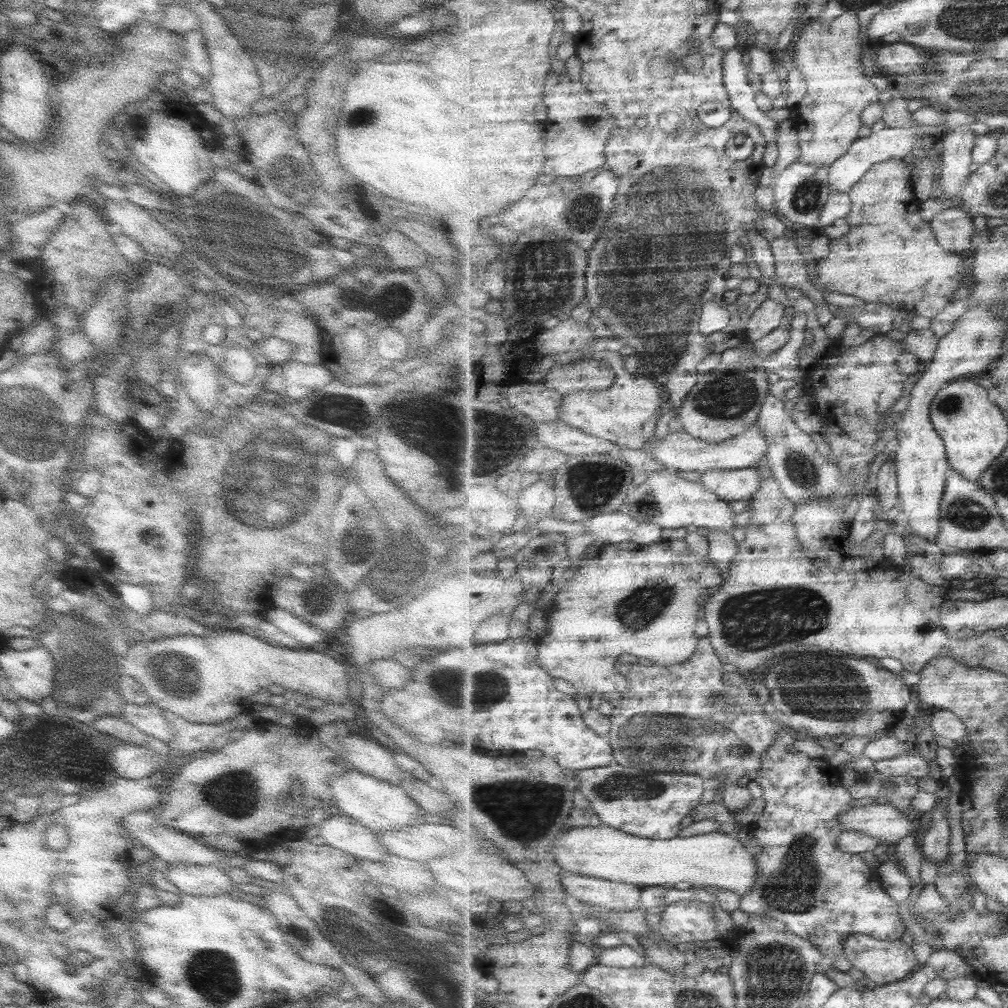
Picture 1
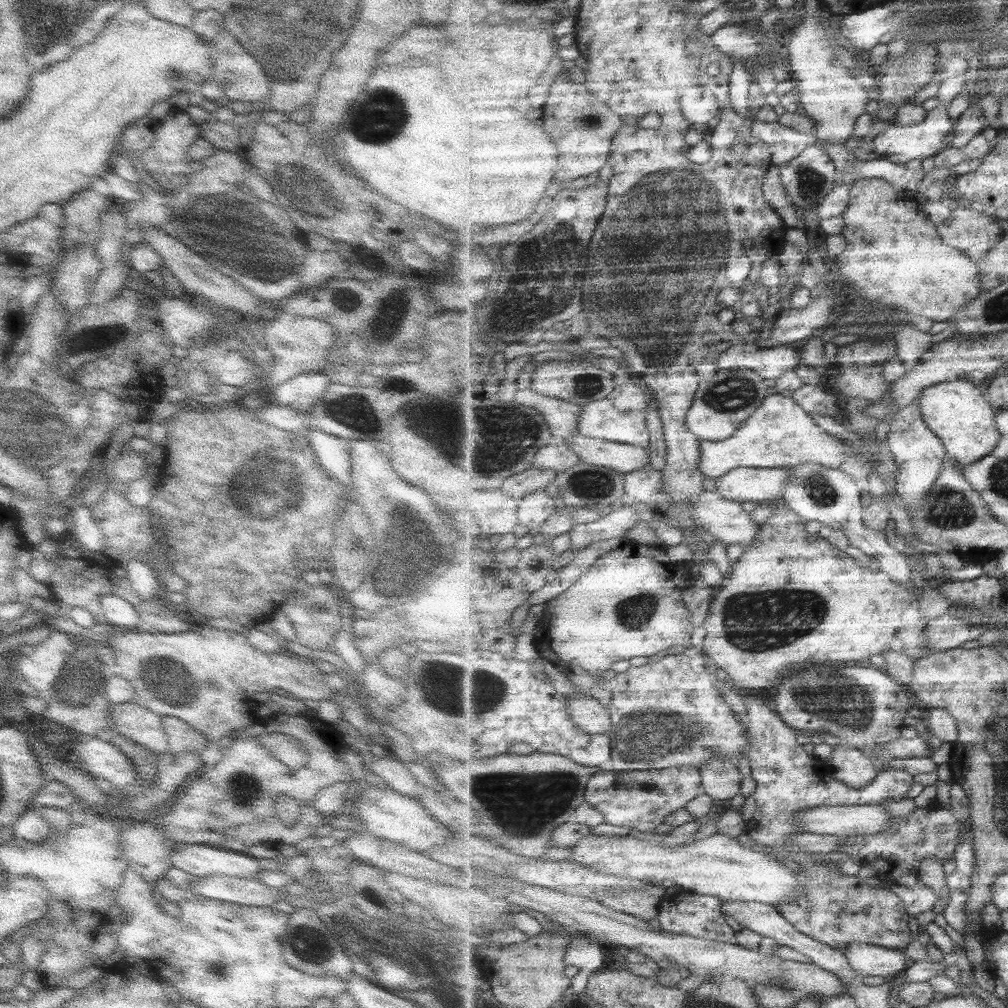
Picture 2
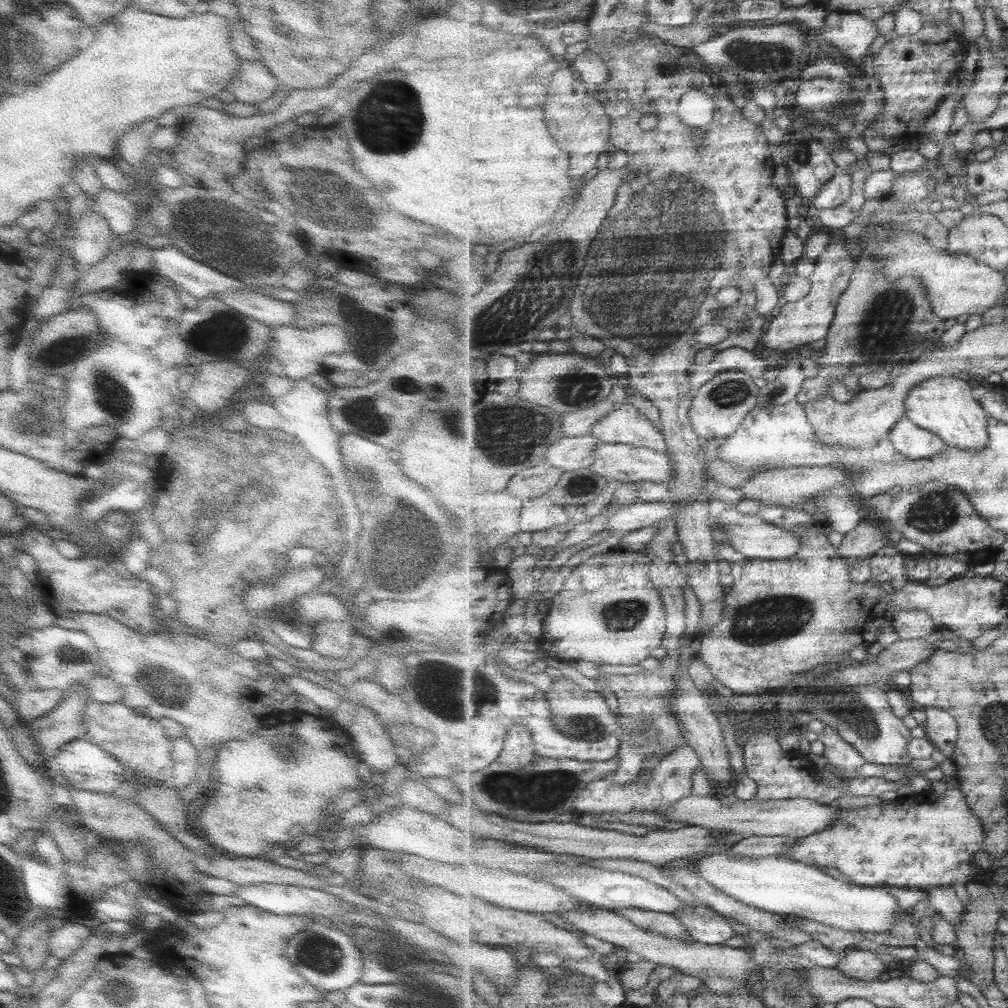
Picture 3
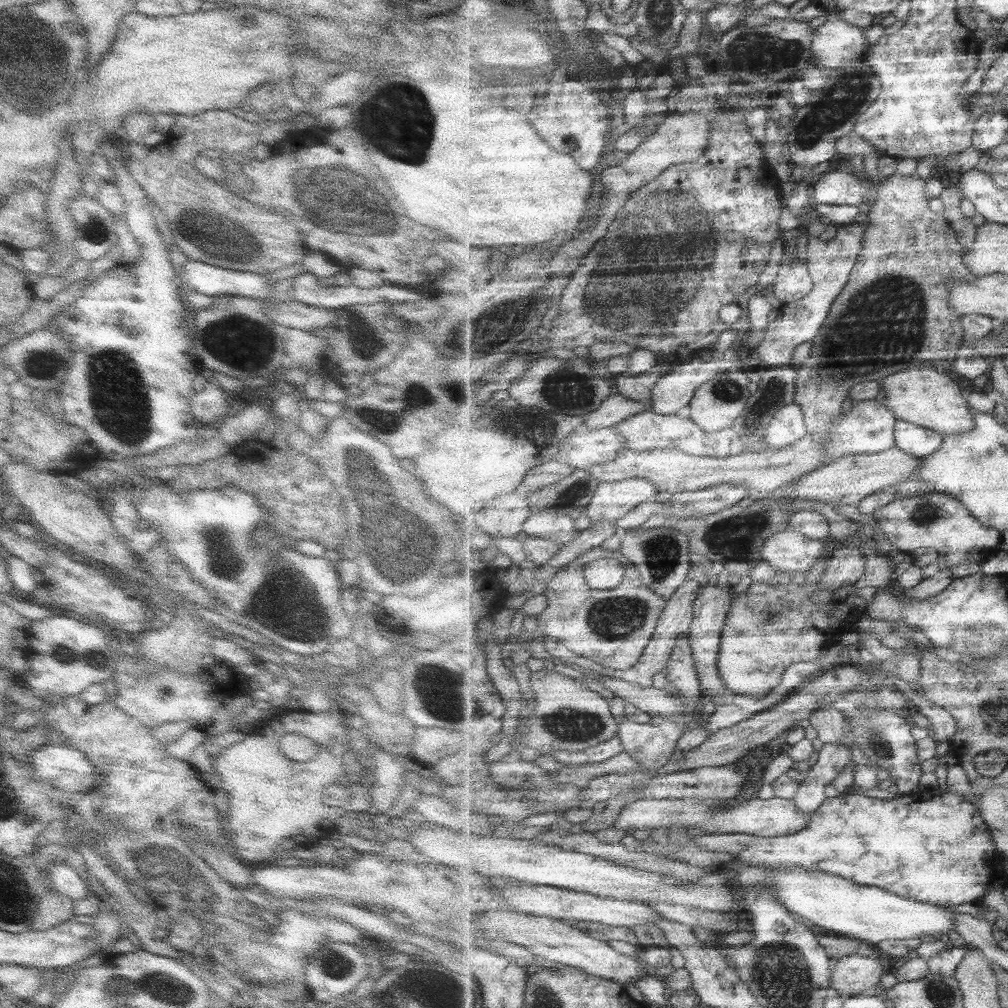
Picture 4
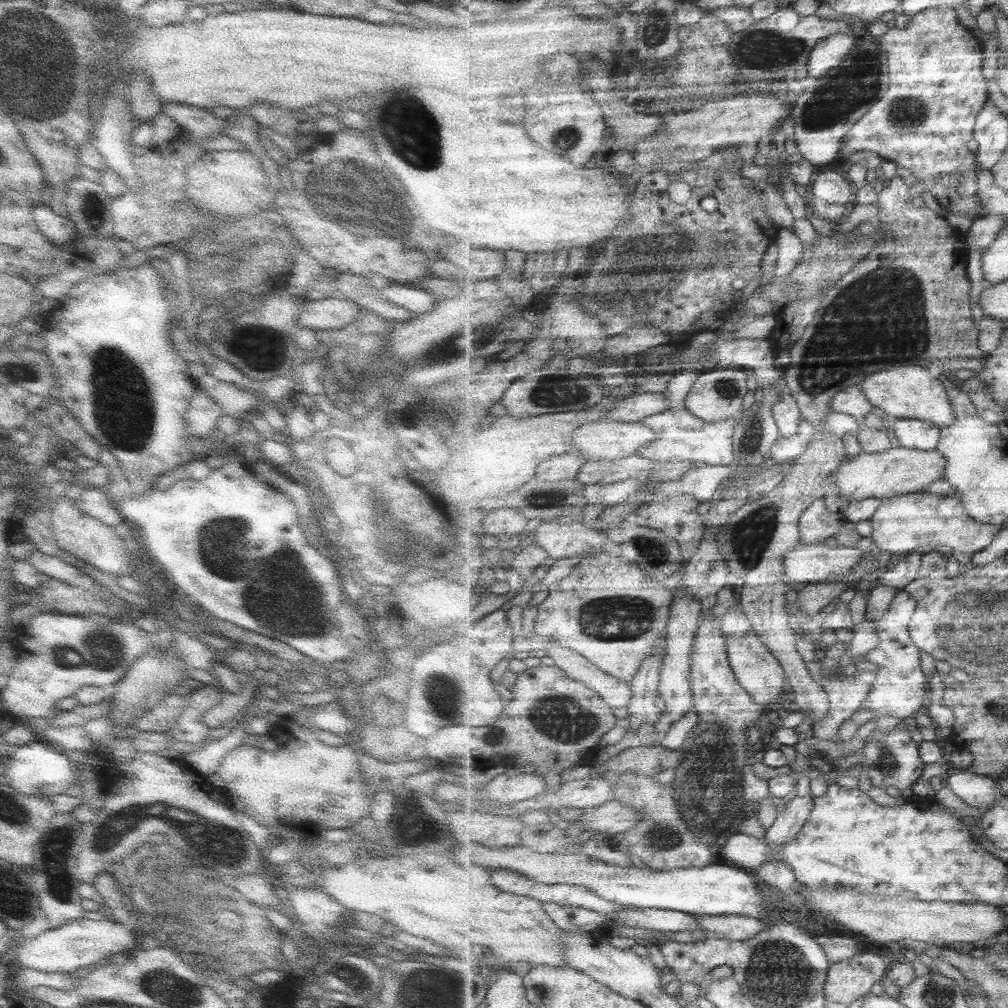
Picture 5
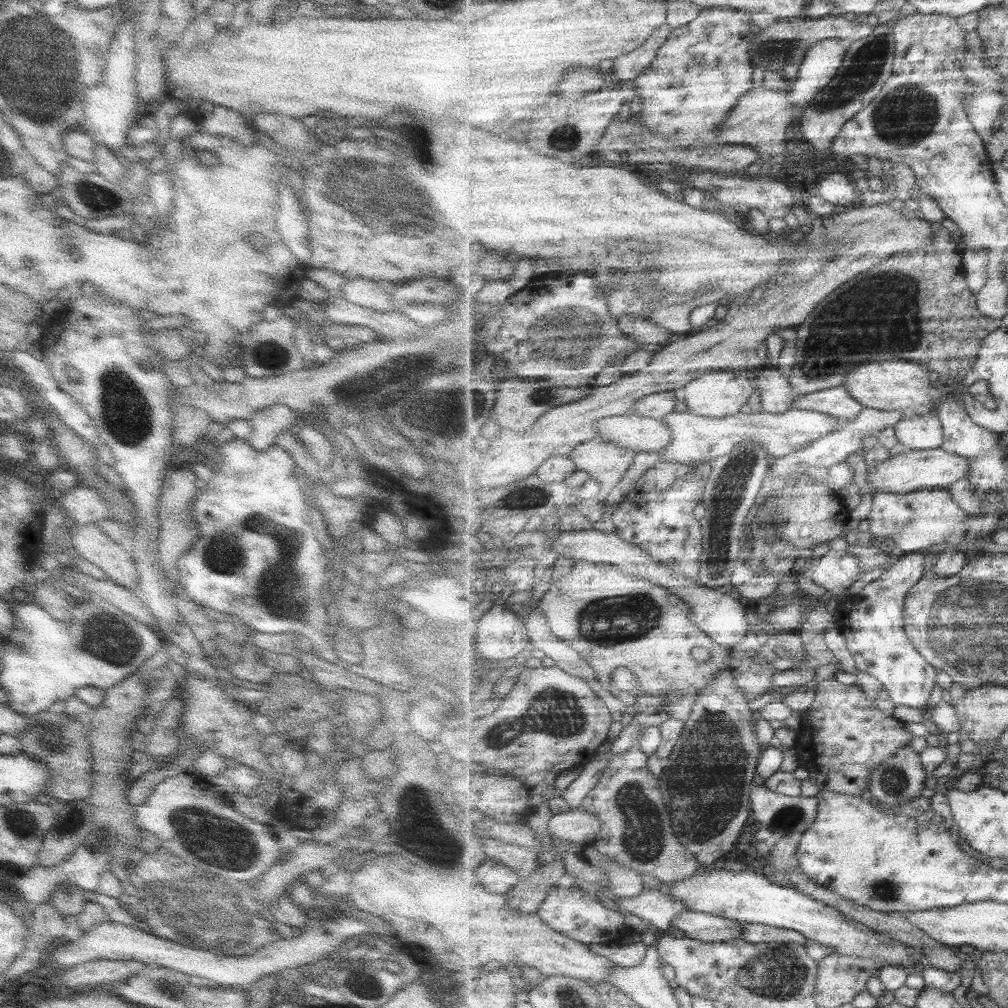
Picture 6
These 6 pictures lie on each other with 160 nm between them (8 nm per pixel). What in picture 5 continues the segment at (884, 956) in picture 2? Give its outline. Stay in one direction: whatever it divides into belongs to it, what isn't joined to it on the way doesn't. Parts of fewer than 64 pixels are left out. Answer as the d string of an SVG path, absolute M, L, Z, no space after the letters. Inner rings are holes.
M862 950L855 956L832 963L828 970L827 982L824 986L826 1000L833 1003L845 1003L846 1005L861 999L862 996L869 995L871 988L877 983L881 983L886 976L887 964L889 961L884 956L879 956L875 952Z

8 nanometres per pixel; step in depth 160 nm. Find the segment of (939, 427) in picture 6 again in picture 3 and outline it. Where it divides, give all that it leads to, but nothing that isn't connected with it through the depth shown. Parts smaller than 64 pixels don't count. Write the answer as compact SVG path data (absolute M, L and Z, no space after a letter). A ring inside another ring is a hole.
M907 417L897 422L889 439L901 454L917 460L934 457L947 445L937 434L924 430Z

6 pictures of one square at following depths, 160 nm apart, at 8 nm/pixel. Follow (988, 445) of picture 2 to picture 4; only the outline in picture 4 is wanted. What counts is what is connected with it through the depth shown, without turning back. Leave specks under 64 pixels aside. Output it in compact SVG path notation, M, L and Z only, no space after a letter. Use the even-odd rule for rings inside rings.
M913 367L887 376L881 380L884 404L896 414L898 420L924 426L943 436L965 434L975 428L972 408L963 397L961 386L955 382L955 376L948 372L937 372L932 367Z

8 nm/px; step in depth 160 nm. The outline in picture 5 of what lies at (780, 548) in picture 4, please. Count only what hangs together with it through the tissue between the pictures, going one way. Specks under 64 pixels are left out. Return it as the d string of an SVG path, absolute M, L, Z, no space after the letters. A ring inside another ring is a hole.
M800 543L793 552L786 554L785 576L803 584L842 582L863 557L864 553L858 546L830 548L823 543Z

